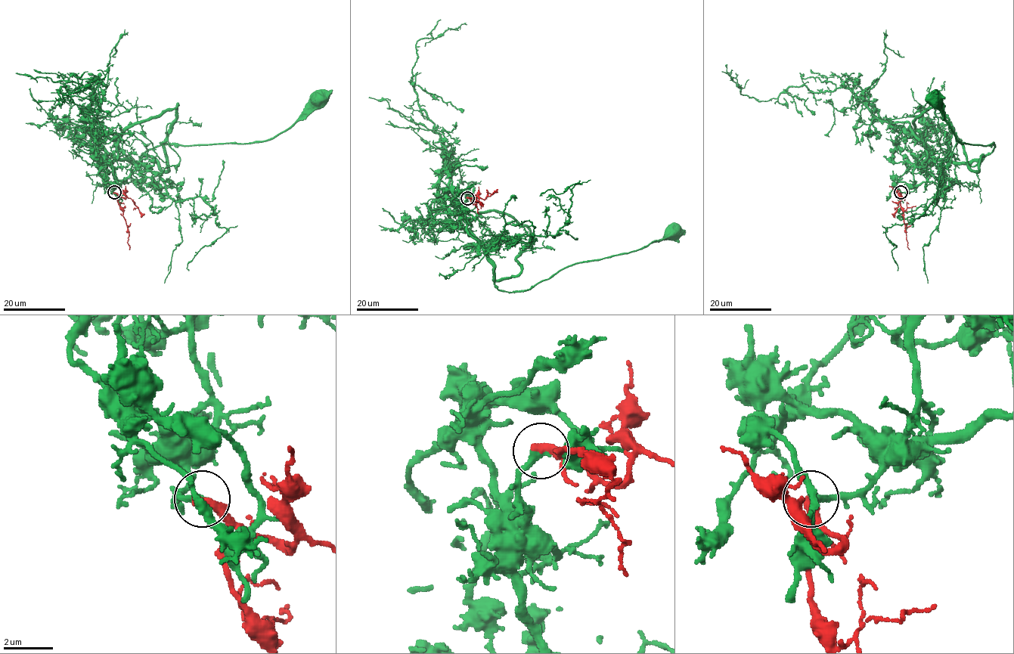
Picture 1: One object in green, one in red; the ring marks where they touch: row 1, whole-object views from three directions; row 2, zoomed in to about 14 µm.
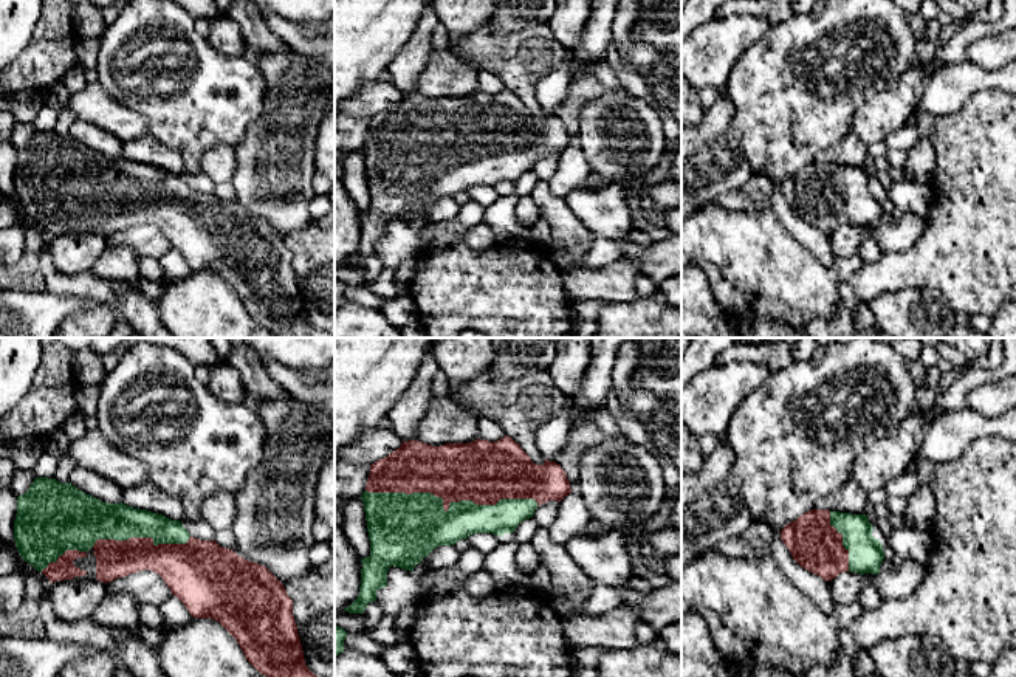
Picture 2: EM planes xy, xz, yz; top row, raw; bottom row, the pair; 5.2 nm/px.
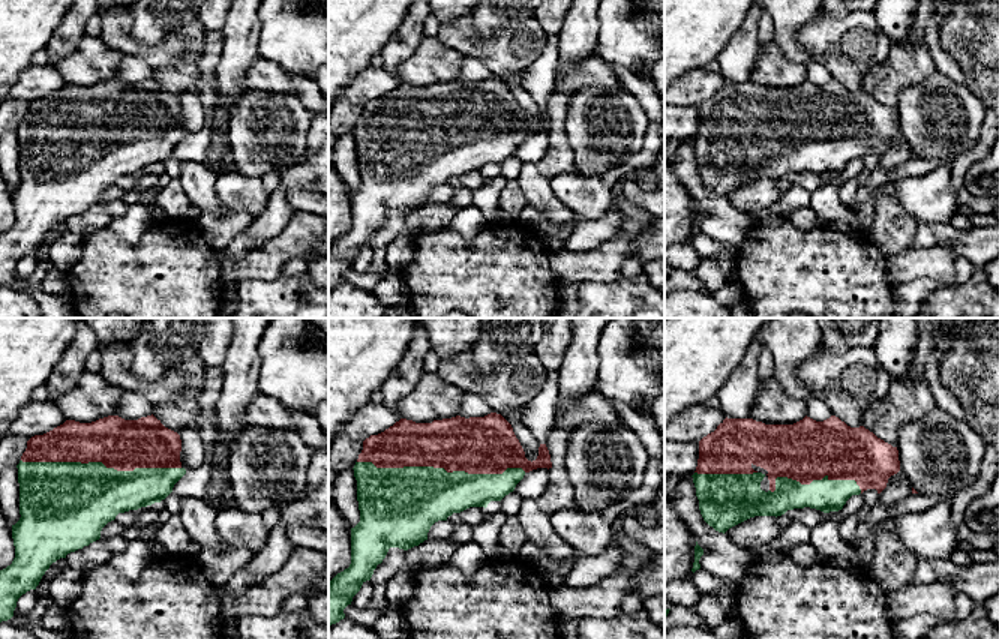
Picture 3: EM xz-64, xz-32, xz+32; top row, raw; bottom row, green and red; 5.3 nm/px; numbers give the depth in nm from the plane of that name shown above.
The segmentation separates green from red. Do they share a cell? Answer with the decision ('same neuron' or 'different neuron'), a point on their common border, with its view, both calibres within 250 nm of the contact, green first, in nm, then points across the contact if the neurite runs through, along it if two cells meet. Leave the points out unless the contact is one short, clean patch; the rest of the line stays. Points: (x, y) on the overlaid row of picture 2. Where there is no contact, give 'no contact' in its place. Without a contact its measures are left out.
same neuron; contact xz (449, 504); calibres 360 and 320 nm

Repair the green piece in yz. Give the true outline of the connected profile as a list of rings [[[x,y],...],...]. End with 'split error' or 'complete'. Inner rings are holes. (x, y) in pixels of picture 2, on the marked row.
[[[810,510],[781,530],[781,539],[793,559],[805,570],[832,581],[843,572],[880,573],[884,552],[880,539],[872,536],[872,524],[866,514],[829,510]]]; split error

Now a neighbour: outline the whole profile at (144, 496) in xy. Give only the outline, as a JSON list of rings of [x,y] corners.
[[[149,482],[130,486],[124,490],[122,503],[163,514],[172,521],[180,521],[184,513],[181,500],[163,493]]]

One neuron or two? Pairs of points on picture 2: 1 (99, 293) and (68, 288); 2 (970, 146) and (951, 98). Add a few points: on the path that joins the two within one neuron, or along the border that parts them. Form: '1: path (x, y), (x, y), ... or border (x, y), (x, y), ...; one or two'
1: path (92, 288), (76, 288); one
2: border (985, 90), (978, 90), (957, 110), (936, 118); two

